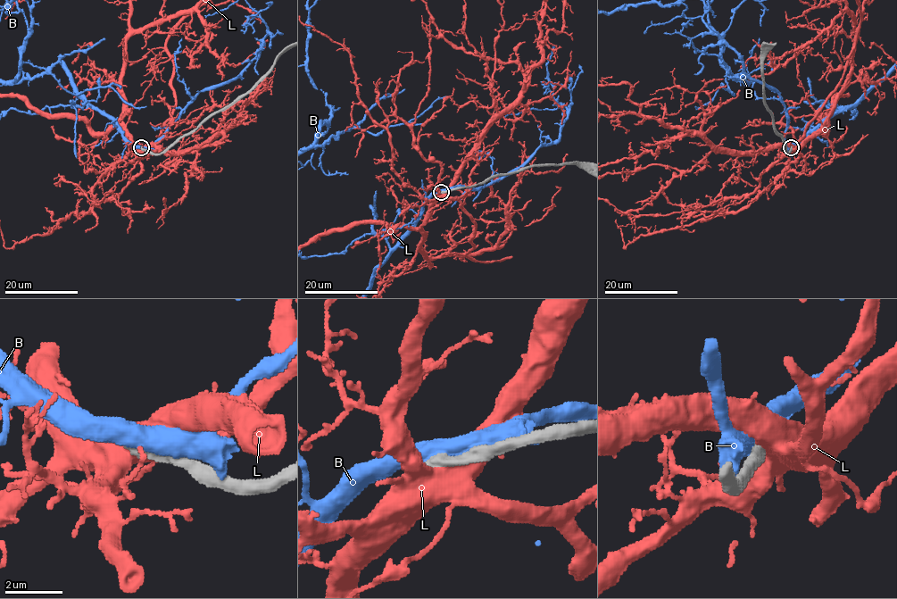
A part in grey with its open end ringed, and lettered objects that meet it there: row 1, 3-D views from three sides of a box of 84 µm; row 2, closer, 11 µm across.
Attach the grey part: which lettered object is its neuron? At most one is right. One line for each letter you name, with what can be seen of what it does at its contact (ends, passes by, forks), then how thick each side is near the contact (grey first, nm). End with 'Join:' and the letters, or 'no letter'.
Join: no letter

